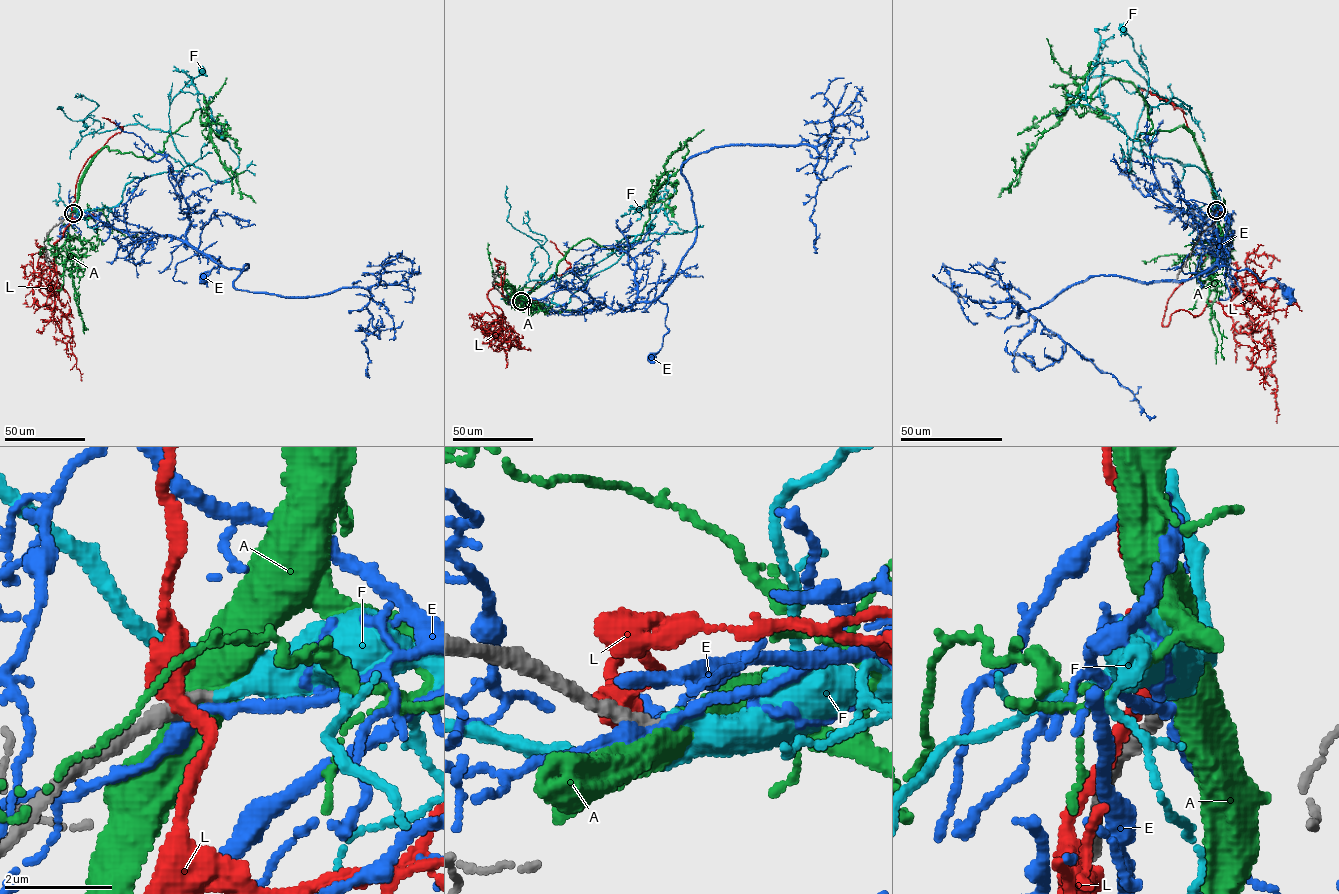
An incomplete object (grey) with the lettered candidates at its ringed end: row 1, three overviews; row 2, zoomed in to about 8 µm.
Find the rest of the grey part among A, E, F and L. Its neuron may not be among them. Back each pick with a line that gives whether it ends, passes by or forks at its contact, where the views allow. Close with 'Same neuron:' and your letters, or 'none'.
F: it ends
Same neuron: F

